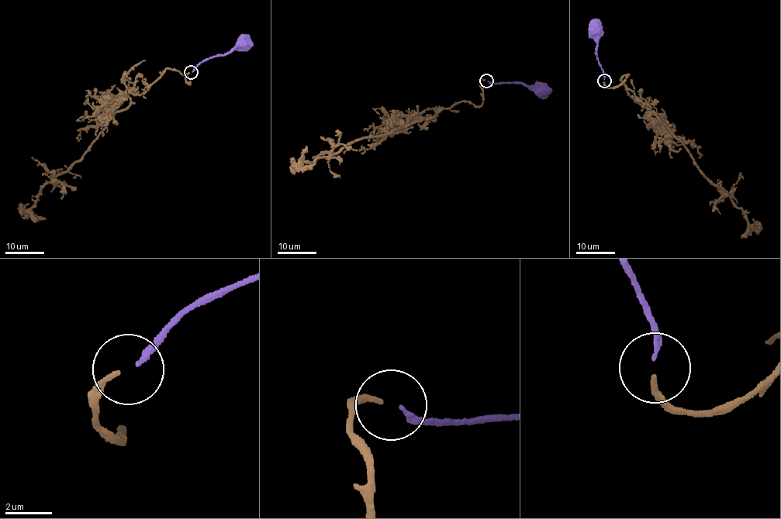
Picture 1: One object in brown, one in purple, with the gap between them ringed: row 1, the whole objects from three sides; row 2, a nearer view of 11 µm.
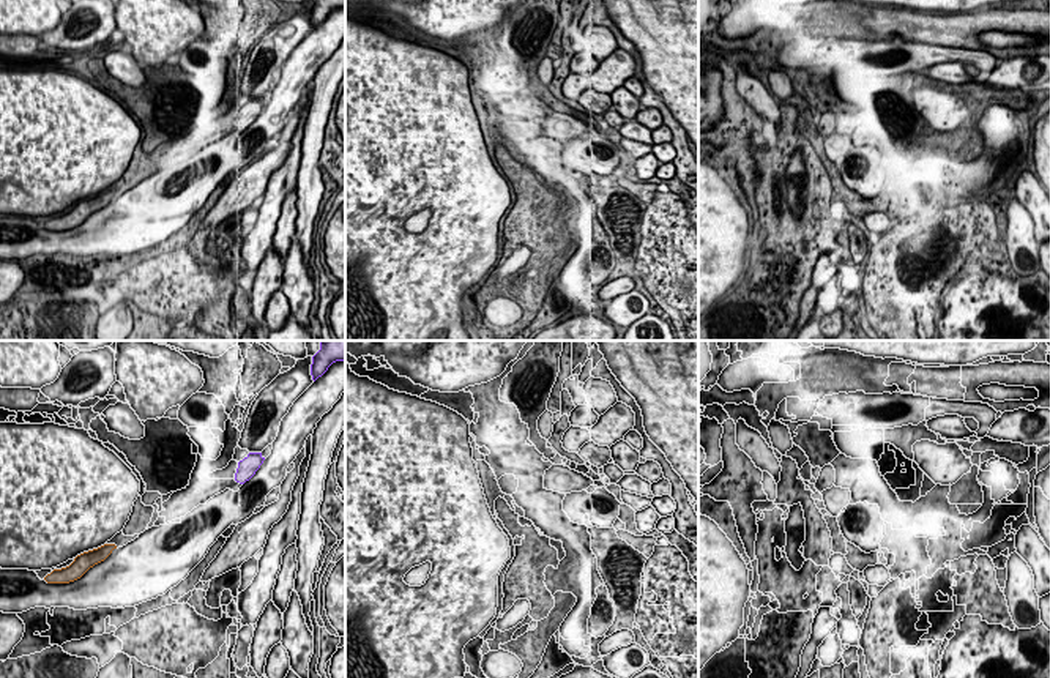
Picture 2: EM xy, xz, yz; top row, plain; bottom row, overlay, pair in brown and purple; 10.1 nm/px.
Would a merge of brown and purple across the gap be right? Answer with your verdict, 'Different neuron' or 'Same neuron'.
Same neuron

